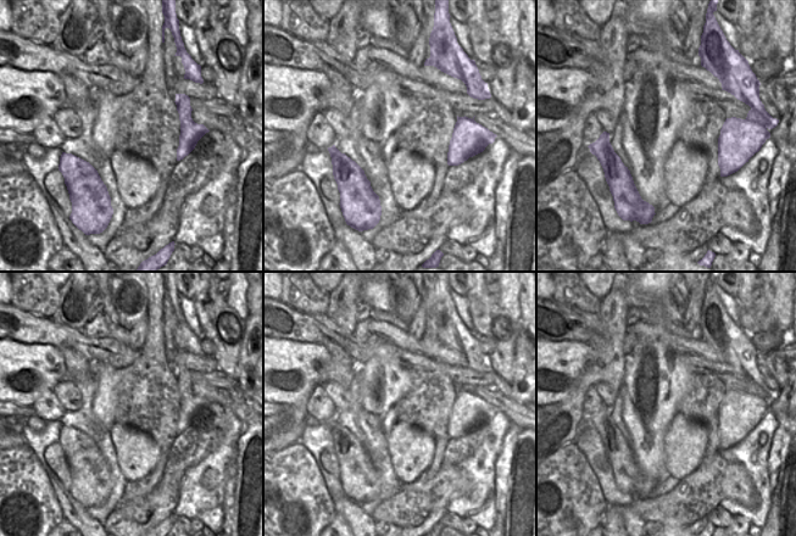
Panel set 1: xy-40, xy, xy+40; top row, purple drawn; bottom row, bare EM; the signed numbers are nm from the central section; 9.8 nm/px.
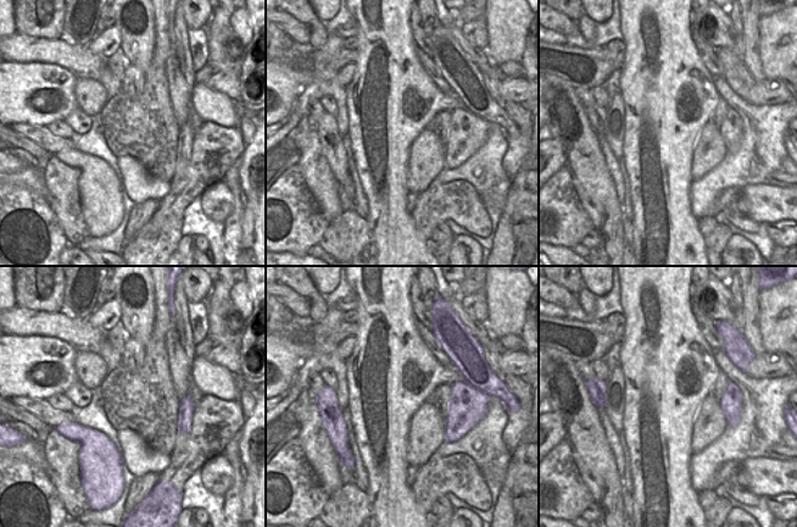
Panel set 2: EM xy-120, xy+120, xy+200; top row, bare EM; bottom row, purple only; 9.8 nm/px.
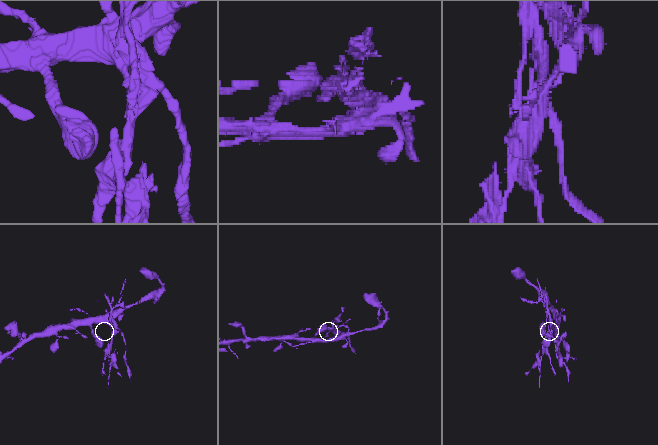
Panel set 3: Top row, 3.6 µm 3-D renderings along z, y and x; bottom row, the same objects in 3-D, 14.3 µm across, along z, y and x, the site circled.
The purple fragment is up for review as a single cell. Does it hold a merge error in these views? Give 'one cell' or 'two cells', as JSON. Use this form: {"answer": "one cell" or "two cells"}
{"answer": "two cells"}

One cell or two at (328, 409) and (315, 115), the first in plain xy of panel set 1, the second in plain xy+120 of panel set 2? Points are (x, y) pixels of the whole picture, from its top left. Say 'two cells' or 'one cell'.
one cell

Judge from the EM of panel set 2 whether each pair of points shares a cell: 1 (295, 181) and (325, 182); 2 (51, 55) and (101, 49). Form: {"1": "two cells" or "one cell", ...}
{"1": "two cells", "2": "two cells"}

